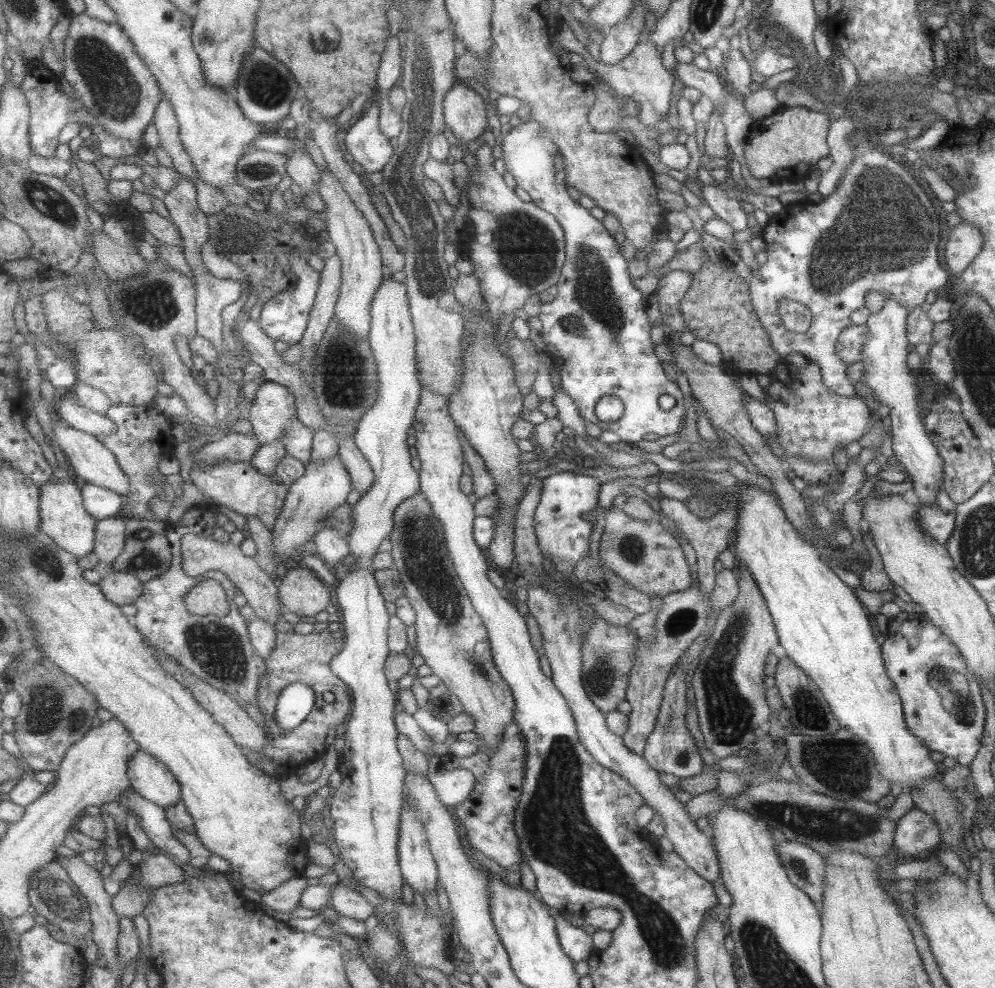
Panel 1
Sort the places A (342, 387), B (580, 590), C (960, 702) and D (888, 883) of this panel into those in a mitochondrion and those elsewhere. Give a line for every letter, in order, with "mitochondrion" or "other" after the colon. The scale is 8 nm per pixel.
A: mitochondrion
B: mitochondrion
C: mitochondrion
D: other

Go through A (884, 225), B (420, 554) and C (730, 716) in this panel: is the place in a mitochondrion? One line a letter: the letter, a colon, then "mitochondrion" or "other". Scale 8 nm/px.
A: mitochondrion
B: mitochondrion
C: mitochondrion

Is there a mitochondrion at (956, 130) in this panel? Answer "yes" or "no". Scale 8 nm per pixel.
no

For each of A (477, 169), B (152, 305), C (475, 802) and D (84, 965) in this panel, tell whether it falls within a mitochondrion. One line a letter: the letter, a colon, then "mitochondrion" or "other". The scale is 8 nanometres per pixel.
A: other
B: mitochondrion
C: other
D: other

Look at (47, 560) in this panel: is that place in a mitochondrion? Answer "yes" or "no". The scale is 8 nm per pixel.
yes

